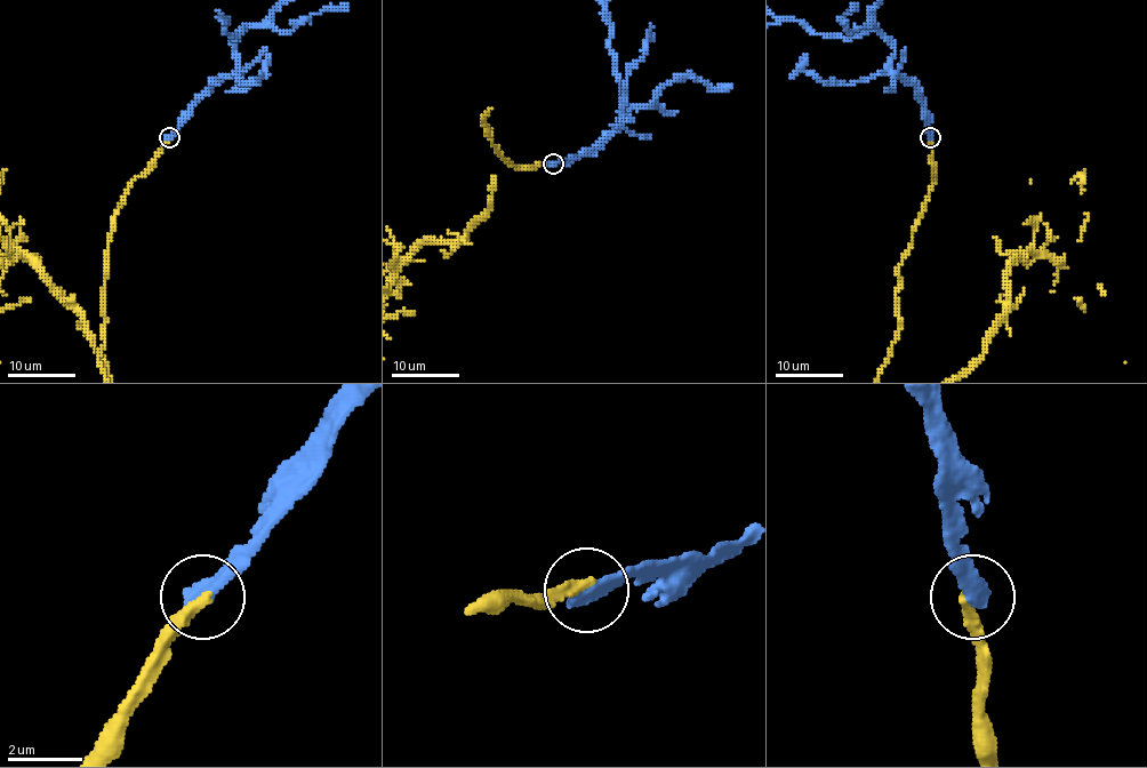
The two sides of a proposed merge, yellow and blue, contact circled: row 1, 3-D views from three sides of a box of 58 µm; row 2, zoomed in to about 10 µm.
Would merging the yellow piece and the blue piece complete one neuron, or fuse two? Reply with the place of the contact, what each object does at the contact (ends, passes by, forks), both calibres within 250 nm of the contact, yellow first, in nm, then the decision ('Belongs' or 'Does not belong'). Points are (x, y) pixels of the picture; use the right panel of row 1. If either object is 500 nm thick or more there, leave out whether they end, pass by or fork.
Place: (930, 137). At the ring yellow ends. At the ring blue ends. Thickness 320 nm (yellow) against 440 nm. Does not belong

